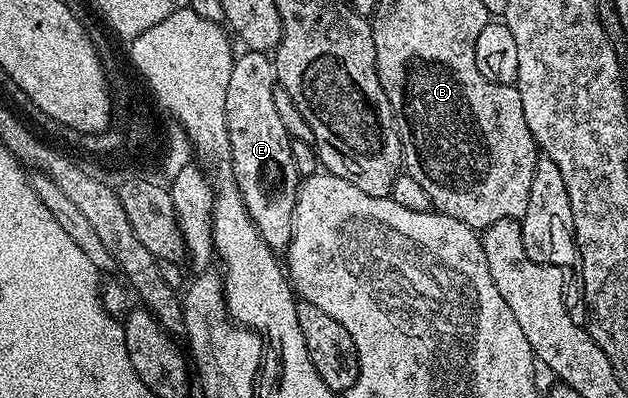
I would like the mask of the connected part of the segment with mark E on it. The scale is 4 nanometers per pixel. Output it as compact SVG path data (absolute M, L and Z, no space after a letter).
M246 50L239 53L232 64L232 76L228 76L228 96L224 100L224 108L226 135L230 141L230 165L240 188L240 196L244 200L244 208L248 208L248 216L252 216L258 235L275 252L282 252L289 246L290 237L294 234L292 220L298 199L300 175L296 172L296 164L292 160L291 136L280 121L280 115L276 113L275 89L276 79L271 55L260 50Z

